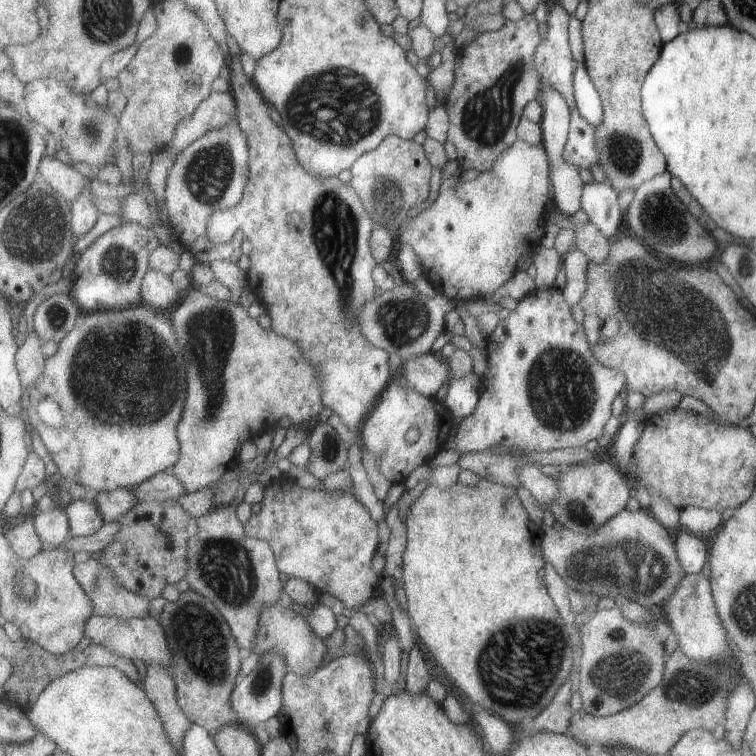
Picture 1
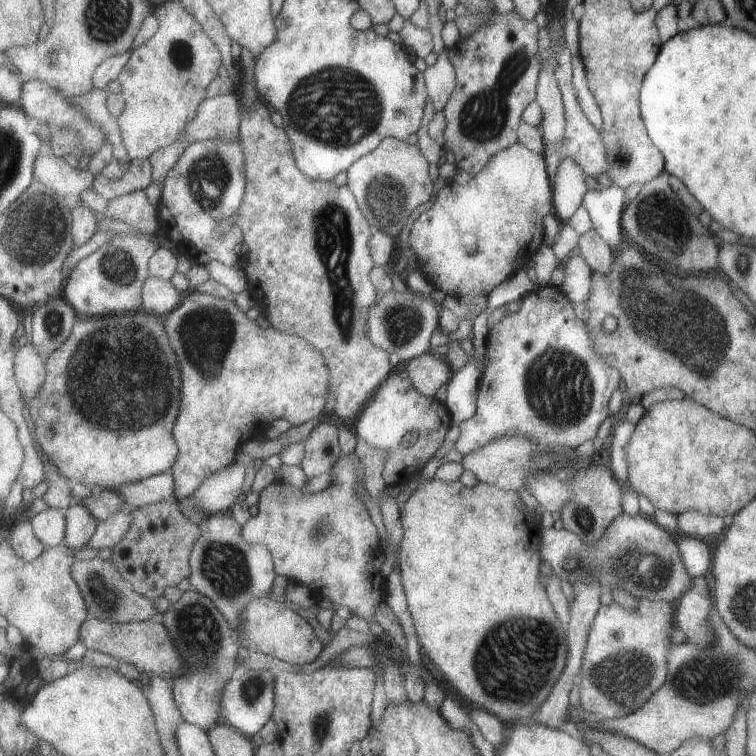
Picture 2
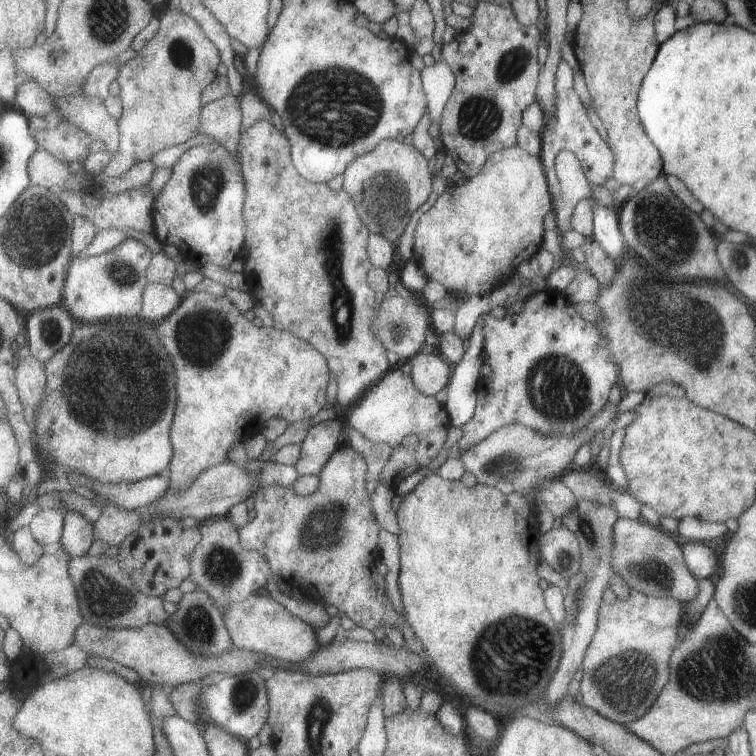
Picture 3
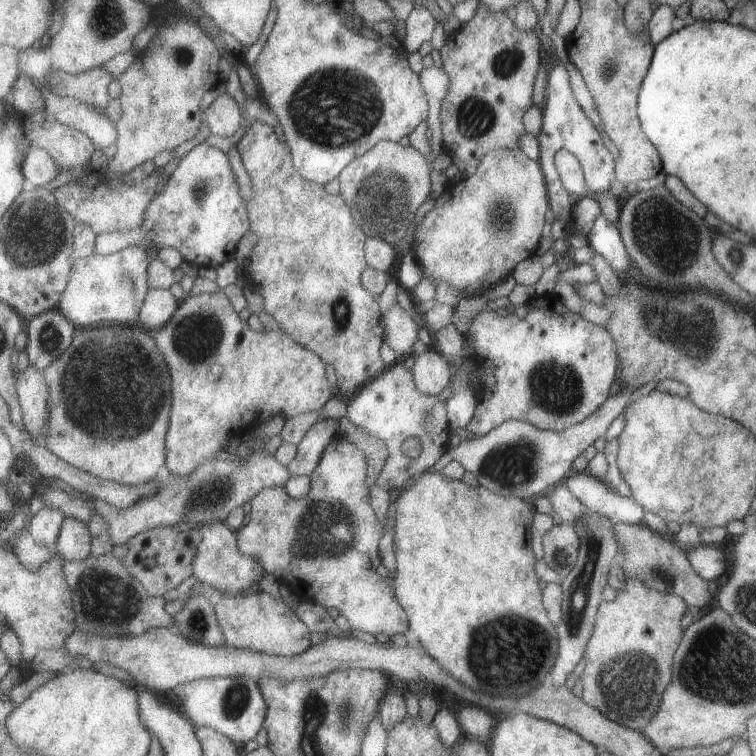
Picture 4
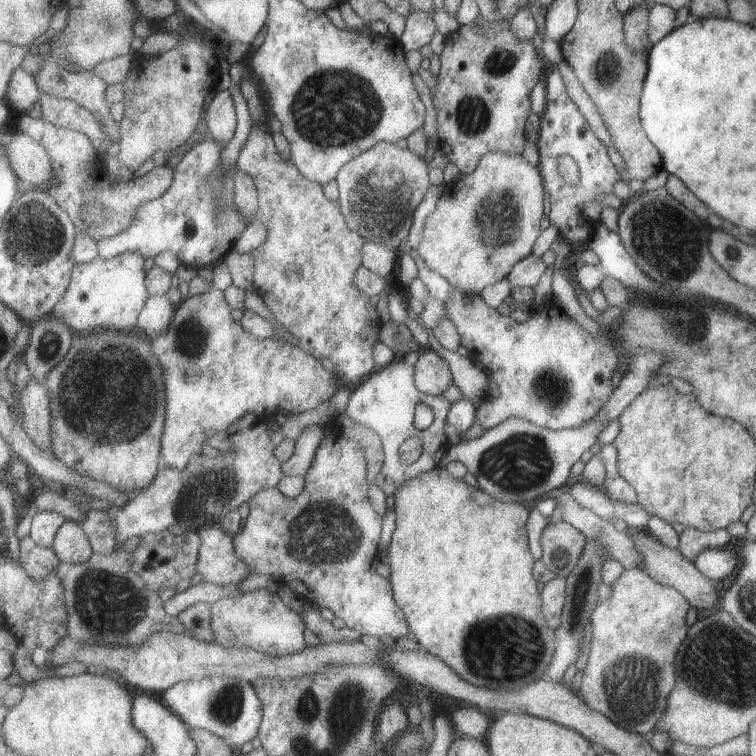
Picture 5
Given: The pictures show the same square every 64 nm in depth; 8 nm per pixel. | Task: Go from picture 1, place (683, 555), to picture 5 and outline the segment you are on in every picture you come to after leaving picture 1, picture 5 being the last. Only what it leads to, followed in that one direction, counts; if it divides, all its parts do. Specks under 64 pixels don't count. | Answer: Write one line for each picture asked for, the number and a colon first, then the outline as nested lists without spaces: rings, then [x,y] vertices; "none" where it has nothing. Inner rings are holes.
2: [[[677,536],[677,546],[687,574],[691,578],[703,578],[703,574],[713,566],[713,552],[709,552],[699,538]]]
3: [[[681,542],[681,552],[683,552],[683,560],[687,570],[695,576],[695,580],[711,580],[717,574],[719,562],[717,562],[717,554],[707,548],[701,542]]]
4: [[[693,546],[685,550],[685,558],[691,564],[693,572],[707,580],[719,580],[725,576],[727,568],[727,558],[723,550],[717,550],[713,546]]]
5: [[[705,548],[693,560],[693,566],[713,582],[721,582],[725,576],[731,576],[737,568],[733,552],[725,548]]]

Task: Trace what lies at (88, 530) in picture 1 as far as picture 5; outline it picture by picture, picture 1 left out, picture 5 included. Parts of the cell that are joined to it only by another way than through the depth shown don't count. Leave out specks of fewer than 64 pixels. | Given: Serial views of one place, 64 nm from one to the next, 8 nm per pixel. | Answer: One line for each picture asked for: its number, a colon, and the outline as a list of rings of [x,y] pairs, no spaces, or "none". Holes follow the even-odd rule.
2: [[[73,504],[67,510],[67,546],[77,550],[85,550],[91,540],[95,538],[95,532],[99,528],[99,520],[93,516],[93,512],[89,512],[87,506]]]
3: [[[69,510],[65,518],[65,534],[61,546],[73,558],[79,558],[79,556],[87,556],[93,542],[95,542],[95,524],[91,524],[79,512]]]
4: [[[67,516],[61,536],[57,540],[57,550],[61,556],[65,556],[67,562],[73,560],[87,560],[91,558],[91,532],[89,526],[77,518]]]
5: [[[67,520],[61,526],[53,550],[57,552],[61,562],[71,562],[71,564],[87,562],[87,560],[91,560],[91,556],[95,556],[85,530],[81,528],[81,524],[77,524],[73,520]]]

